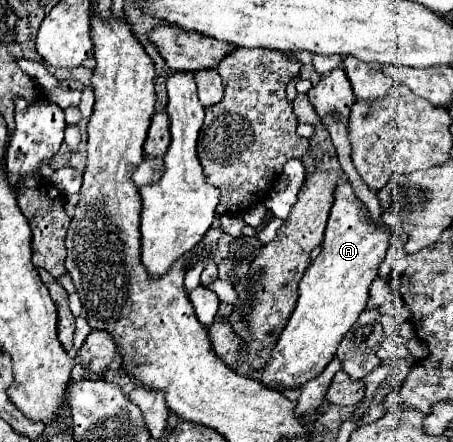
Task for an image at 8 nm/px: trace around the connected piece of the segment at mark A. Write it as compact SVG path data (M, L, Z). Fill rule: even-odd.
M349 182L339 184L335 190L335 202L325 228L325 240L321 254L307 268L299 282L297 308L289 318L287 328L271 354L269 364L263 368L261 382L269 388L299 388L305 380L311 380L333 360L335 350L351 324L363 312L369 300L369 286L379 272L379 264L385 258L391 236L401 234L401 228L379 228L367 214L365 204L353 194Z

